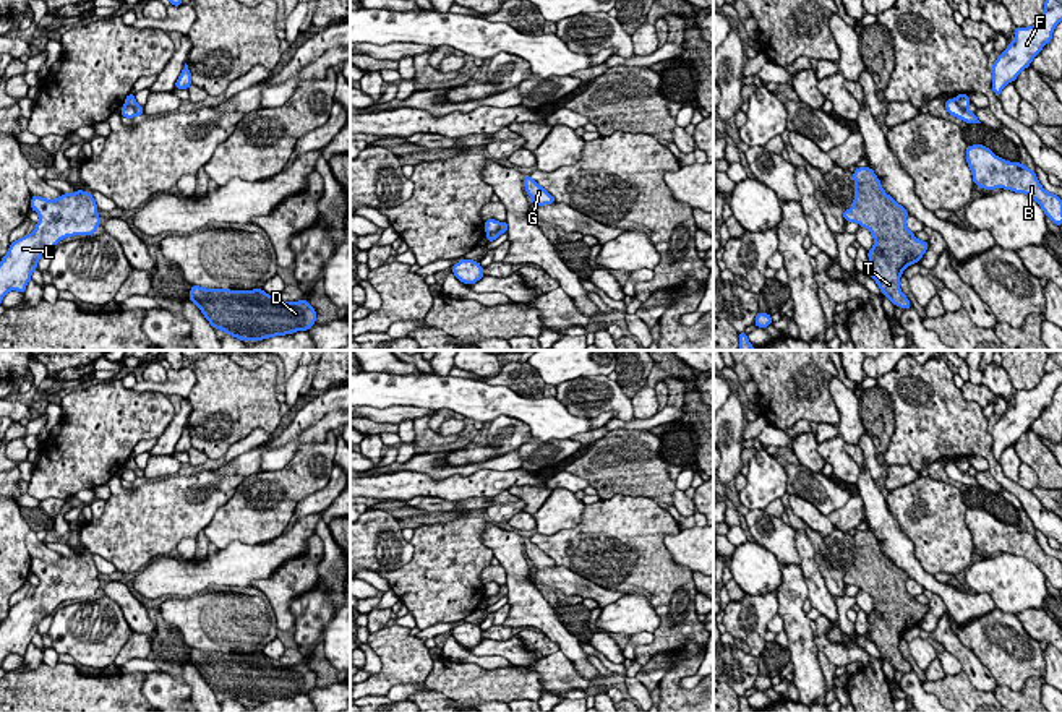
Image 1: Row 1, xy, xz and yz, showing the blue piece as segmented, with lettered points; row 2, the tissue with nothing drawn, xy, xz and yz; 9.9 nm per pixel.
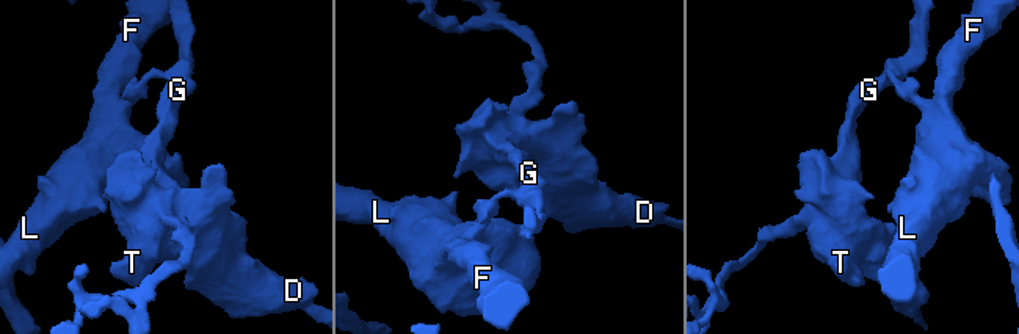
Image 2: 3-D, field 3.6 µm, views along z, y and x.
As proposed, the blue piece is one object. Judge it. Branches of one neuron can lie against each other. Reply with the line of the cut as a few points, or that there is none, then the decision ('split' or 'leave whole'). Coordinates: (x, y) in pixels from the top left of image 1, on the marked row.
cut in xz along (500, 223), (495, 231), (487, 234); split

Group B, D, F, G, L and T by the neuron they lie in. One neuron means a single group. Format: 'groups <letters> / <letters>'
groups B F L / D G T

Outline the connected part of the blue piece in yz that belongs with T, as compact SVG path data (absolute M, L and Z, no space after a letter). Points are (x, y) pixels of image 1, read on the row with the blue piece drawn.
M858 167L853 180L856 188L853 208L843 211L843 219L856 222L872 234L874 247L867 250L867 269L880 292L895 307L911 308L898 281L910 264L921 261L929 243L918 240L908 230L908 211L884 191L871 167Z

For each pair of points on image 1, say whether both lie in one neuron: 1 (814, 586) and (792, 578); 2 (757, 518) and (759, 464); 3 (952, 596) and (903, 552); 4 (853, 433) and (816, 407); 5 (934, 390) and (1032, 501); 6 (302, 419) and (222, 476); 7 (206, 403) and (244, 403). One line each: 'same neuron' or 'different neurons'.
1: different neurons
2: different neurons
3: same neuron
4: different neurons
5: same neuron
6: same neuron
7: same neuron

